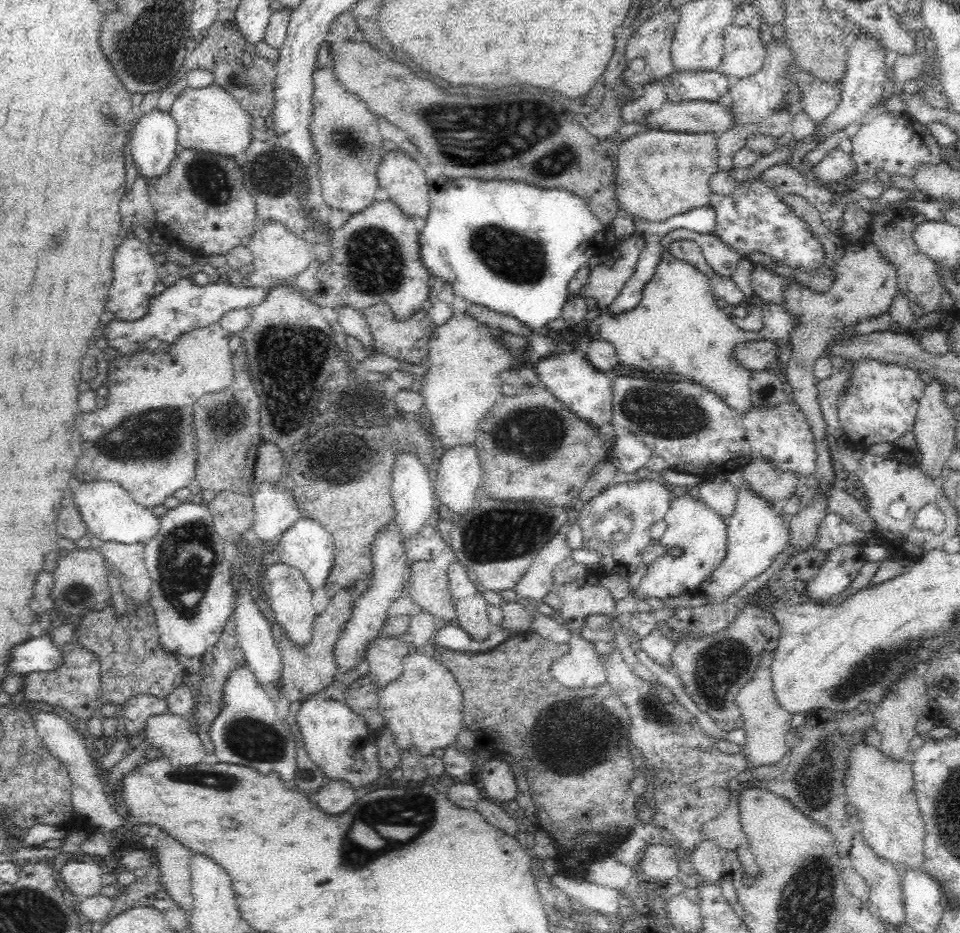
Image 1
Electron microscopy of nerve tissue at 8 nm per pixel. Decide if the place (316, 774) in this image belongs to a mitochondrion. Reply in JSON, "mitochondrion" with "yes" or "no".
{"mitochondrion":"no"}

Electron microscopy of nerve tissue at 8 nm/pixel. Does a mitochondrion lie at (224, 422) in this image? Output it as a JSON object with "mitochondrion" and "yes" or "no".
{"mitochondrion":"yes"}

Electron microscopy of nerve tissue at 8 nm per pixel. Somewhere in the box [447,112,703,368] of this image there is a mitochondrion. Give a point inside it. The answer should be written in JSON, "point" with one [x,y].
{"point":[511,256]}

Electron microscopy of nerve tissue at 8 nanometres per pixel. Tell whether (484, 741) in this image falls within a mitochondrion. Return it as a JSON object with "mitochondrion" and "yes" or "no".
{"mitochondrion":"no"}

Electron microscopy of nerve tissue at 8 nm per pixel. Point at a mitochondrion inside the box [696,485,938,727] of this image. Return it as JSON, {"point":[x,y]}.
{"point":[873,670]}

